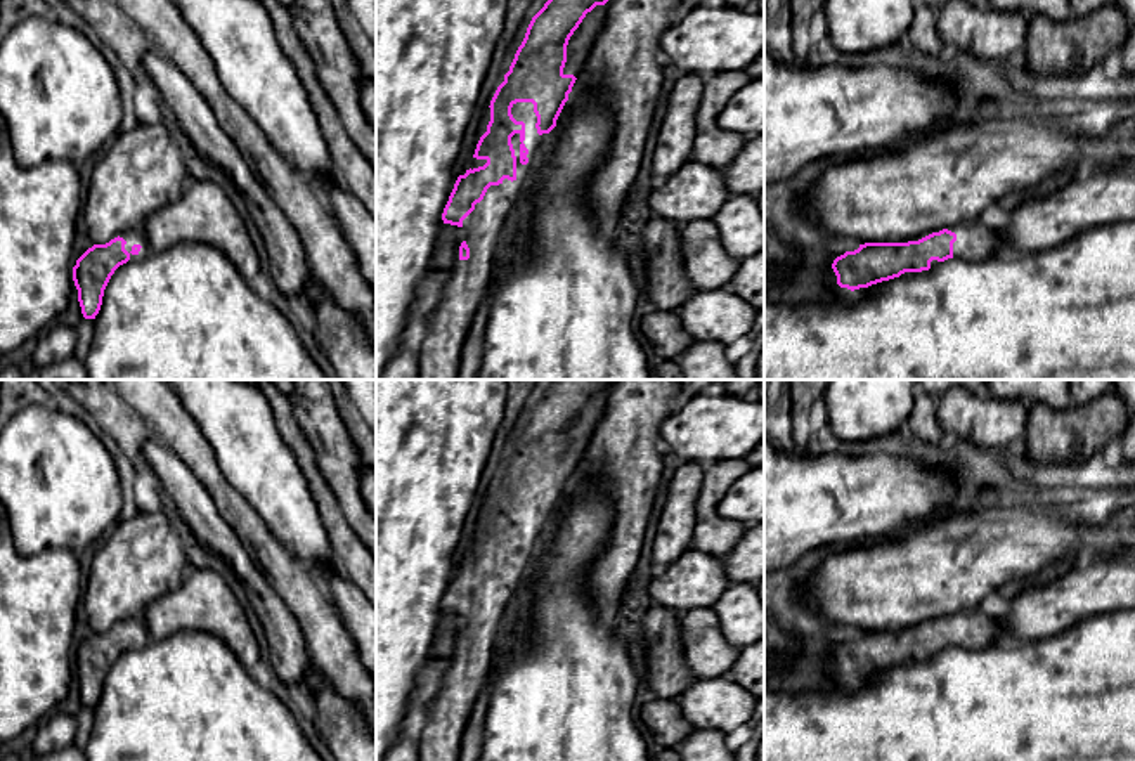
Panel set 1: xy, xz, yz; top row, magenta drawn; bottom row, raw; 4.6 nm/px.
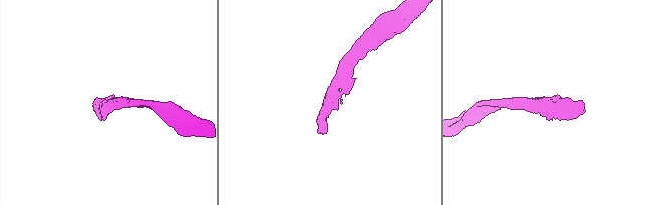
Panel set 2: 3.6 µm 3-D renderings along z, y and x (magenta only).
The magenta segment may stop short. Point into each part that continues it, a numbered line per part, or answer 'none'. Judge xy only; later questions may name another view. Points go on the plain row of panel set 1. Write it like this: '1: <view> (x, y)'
1: xy (132, 626)

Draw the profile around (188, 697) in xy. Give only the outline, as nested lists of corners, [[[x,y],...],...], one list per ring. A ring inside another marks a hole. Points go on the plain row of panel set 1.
[[[194,629],[158,641],[149,640],[144,647],[128,648],[114,659],[94,707],[94,728],[85,758],[87,761],[322,761],[284,700],[260,686],[220,638]]]

